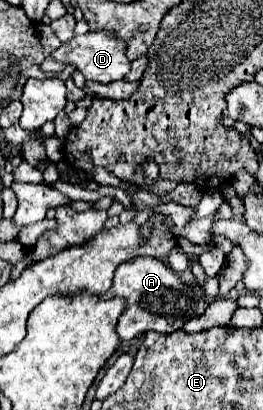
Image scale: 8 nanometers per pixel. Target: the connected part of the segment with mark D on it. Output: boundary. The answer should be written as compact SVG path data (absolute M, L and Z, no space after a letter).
M88 32L84 36L74 36L70 42L64 42L60 48L52 52L52 58L62 64L72 64L76 66L86 80L94 80L100 84L122 80L126 72L130 72L130 60L126 58L126 46L116 40L108 32Z

